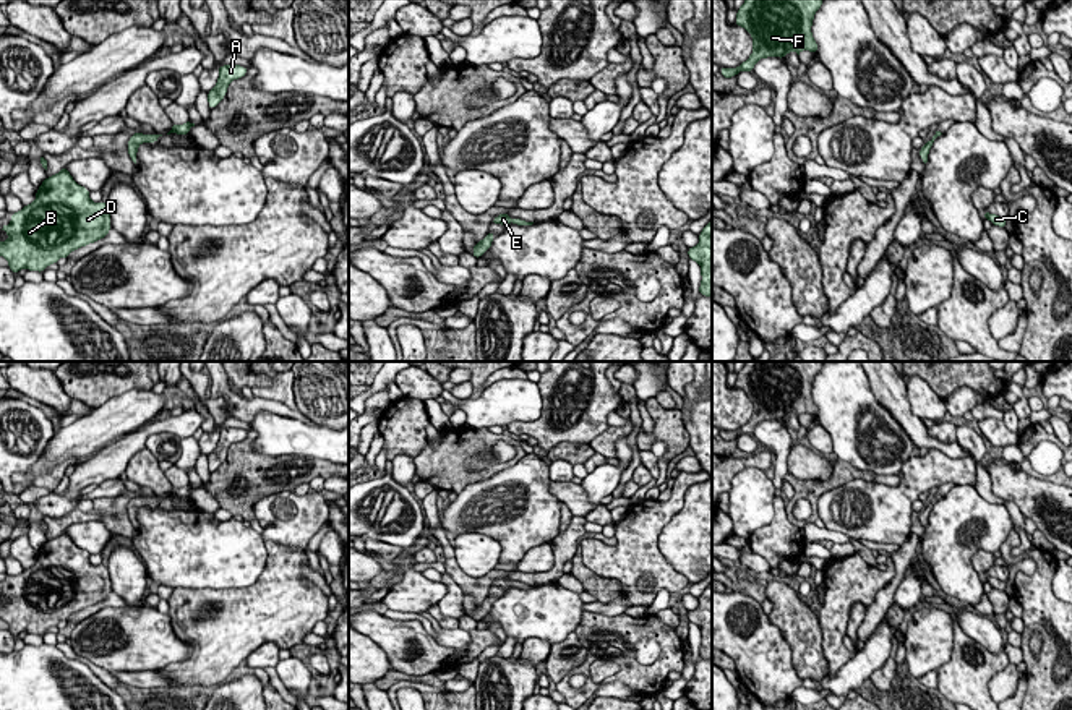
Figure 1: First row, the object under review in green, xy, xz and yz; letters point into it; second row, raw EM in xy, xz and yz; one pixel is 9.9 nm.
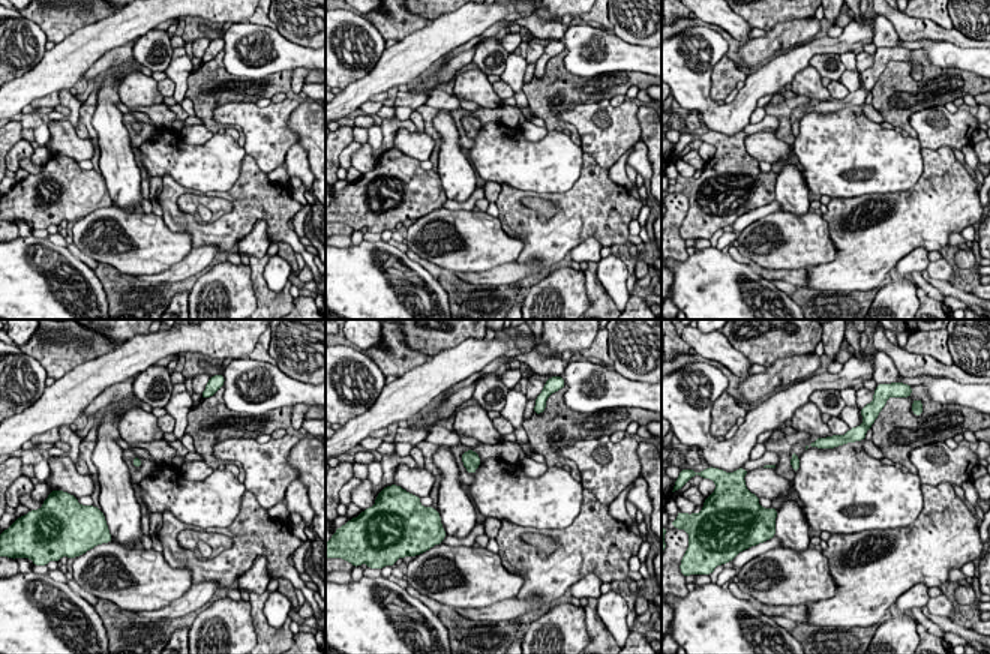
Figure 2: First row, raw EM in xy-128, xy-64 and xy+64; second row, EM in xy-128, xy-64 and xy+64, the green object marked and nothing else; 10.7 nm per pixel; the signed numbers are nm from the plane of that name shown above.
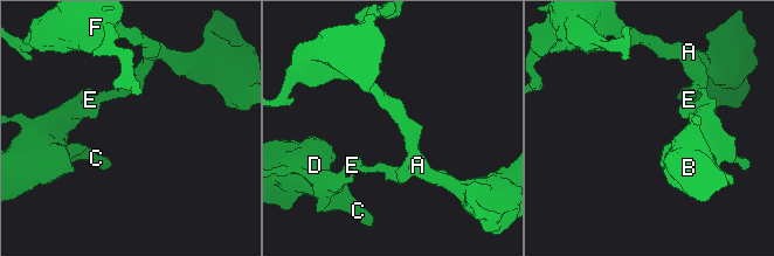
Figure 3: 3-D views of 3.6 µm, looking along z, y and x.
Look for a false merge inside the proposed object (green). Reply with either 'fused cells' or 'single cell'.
single cell

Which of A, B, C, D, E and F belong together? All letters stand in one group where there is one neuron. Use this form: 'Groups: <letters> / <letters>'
Groups: A B C D E F

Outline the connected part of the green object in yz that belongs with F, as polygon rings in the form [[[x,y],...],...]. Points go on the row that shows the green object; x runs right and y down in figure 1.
[[[744,0],[736,11],[735,24],[753,37],[753,53],[736,68],[720,66],[723,78],[733,78],[741,70],[754,71],[761,58],[785,58],[788,52],[817,52],[811,26],[824,0]]]

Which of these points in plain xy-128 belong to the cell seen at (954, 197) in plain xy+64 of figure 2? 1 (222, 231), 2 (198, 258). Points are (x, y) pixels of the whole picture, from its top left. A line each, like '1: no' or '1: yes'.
1: yes
2: no

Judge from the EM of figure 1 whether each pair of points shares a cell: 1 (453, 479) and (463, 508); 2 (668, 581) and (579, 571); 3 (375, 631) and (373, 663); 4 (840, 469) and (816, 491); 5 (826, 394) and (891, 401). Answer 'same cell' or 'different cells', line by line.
1: different cells
2: different cells
3: different cells
4: same cell
5: different cells

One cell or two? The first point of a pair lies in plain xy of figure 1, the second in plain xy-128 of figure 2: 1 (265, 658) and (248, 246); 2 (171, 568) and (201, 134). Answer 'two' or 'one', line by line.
1: one
2: two

